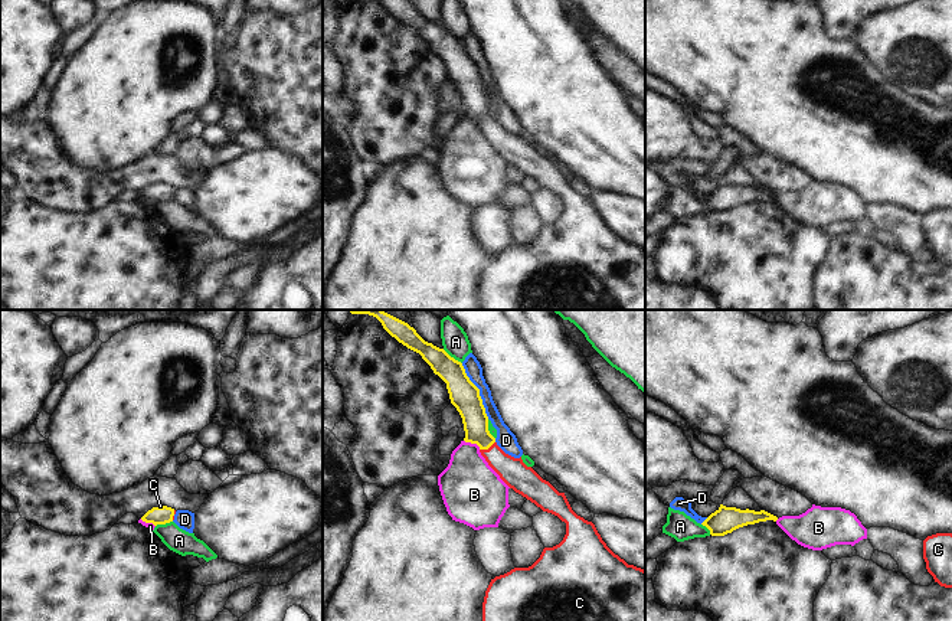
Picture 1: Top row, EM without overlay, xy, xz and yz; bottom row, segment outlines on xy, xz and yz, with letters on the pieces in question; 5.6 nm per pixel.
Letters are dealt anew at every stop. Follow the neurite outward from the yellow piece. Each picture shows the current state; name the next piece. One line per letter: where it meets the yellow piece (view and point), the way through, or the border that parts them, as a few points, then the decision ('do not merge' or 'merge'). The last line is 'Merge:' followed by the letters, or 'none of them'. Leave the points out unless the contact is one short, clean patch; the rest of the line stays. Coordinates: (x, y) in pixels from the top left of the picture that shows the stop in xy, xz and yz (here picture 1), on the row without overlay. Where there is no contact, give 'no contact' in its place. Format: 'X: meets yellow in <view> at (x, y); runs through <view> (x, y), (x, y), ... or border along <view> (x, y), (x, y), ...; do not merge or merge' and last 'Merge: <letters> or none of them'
A: meets yellow in xz at (452, 35); do not merge
B: meets yellow in xz at (473, 120); border along xz (464, 117), (480, 126); do not merge
C: meets yellow in xz at (487, 126); runs through xz (476, 100), (487, 126), (513, 149); merge
D: meets yellow in xz at (478, 68); border along xz (461, 41), (465, 52), (478, 66), (484, 90), (488, 95); do not merge
Merge: C

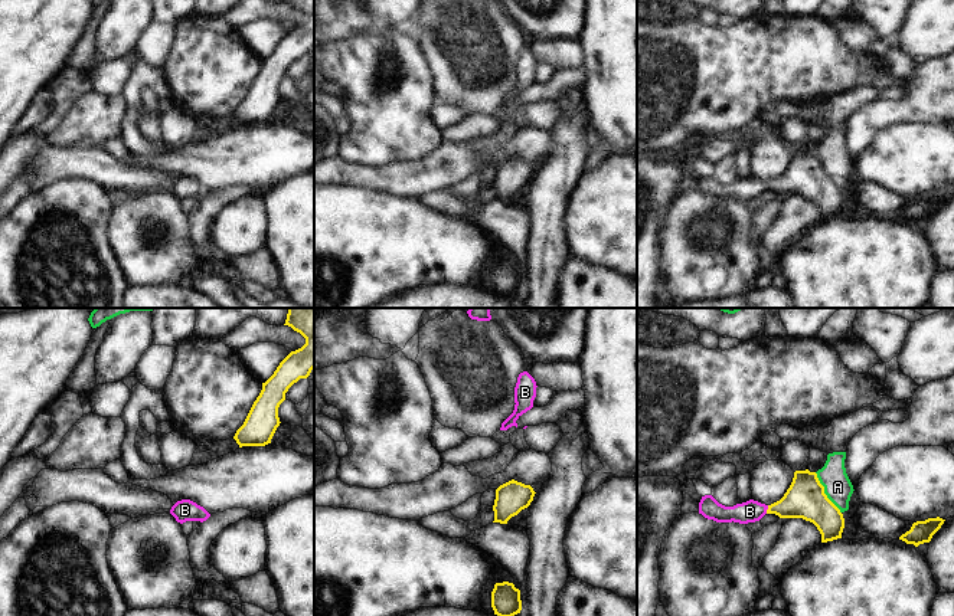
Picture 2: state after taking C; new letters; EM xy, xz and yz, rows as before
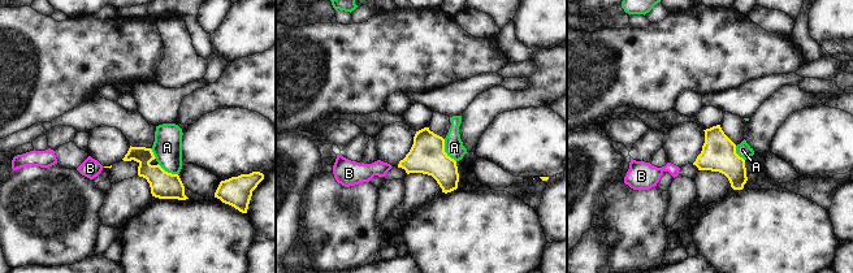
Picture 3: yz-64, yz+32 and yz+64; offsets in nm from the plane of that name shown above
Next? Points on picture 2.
A: meets yellow in yz at (823, 170); do not merge
B: meets yellow in yz at (767, 187); runs through yz (804, 176), (784, 186), (767, 187), (750, 189); merge
Merge: B

